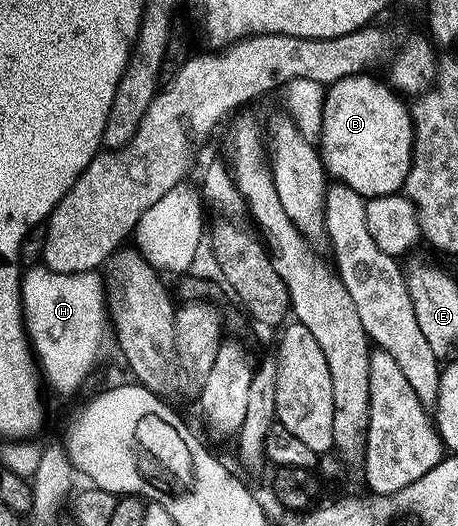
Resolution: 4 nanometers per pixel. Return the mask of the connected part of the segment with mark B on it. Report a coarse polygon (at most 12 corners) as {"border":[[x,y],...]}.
{"border":[[387,82],[324,92],[324,170],[365,200],[408,176],[410,111]]}

